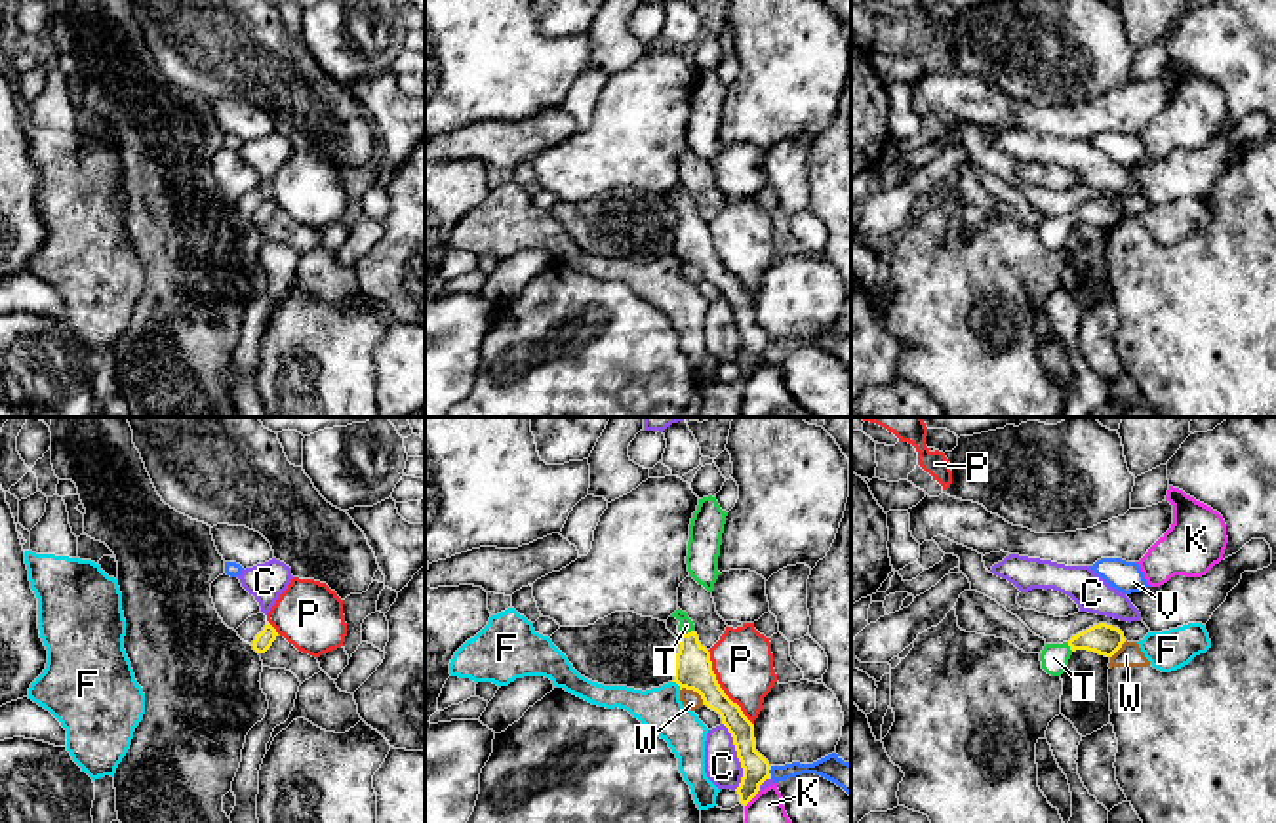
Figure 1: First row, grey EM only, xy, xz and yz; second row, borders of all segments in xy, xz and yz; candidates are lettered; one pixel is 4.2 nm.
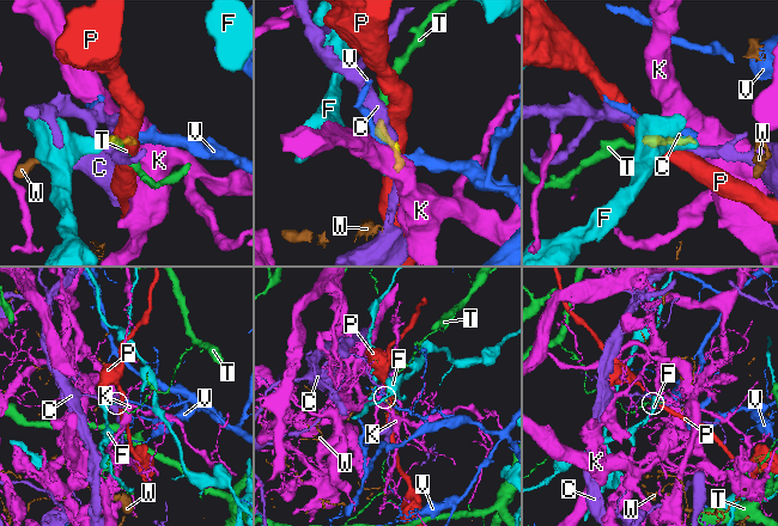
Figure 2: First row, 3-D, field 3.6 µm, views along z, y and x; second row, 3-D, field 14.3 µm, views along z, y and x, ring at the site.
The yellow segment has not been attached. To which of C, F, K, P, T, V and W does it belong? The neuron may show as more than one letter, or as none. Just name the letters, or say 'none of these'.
T

